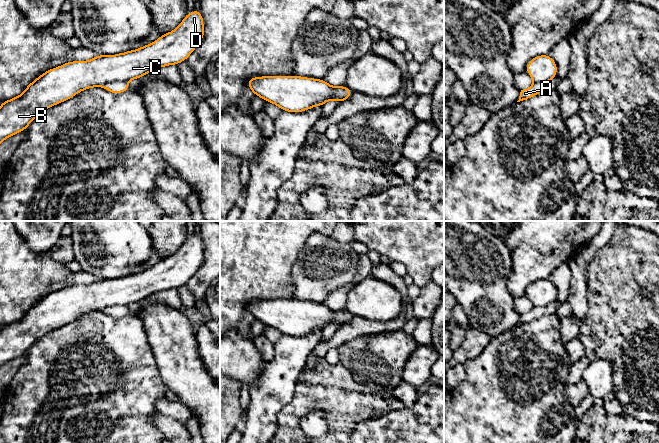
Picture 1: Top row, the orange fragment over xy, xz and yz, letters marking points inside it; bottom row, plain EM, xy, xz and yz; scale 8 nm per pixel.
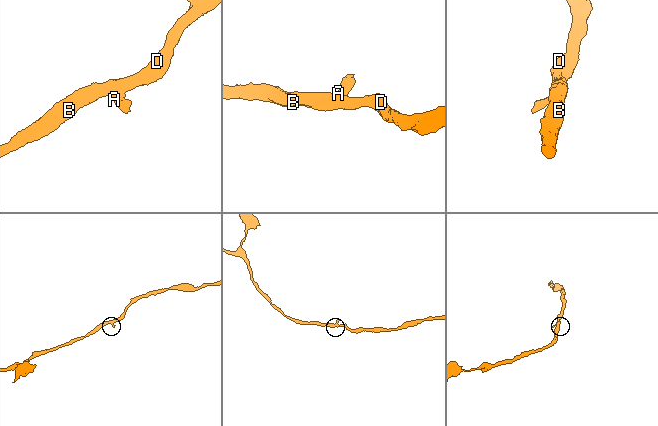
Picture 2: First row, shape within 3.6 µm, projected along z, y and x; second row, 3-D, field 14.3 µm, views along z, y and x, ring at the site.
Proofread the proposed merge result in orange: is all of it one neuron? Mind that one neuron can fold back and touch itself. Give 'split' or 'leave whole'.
split

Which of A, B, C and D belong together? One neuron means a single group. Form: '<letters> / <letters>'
A / B C D

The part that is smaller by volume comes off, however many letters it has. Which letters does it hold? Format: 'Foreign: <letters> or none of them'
Foreign: A

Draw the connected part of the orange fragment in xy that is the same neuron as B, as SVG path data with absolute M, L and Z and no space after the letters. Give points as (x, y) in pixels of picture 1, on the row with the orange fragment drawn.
M199 10L188 12L181 23L171 32L162 34L154 42L138 49L115 55L96 55L87 61L70 61L49 69L32 81L16 97L0 104L0 144L7 138L28 128L43 111L71 99L89 88L103 87L109 82L128 82L140 79L155 69L178 65L186 61L204 39L204 22Z

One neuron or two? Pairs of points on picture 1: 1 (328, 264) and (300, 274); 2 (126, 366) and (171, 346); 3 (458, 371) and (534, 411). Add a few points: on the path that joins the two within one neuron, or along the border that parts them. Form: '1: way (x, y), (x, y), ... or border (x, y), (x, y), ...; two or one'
1: way (321, 268), (315, 274), (307, 274); one
2: border (145, 332), (158, 373), (161, 376); two
3: border (464, 364), (465, 377), (454, 388); two

